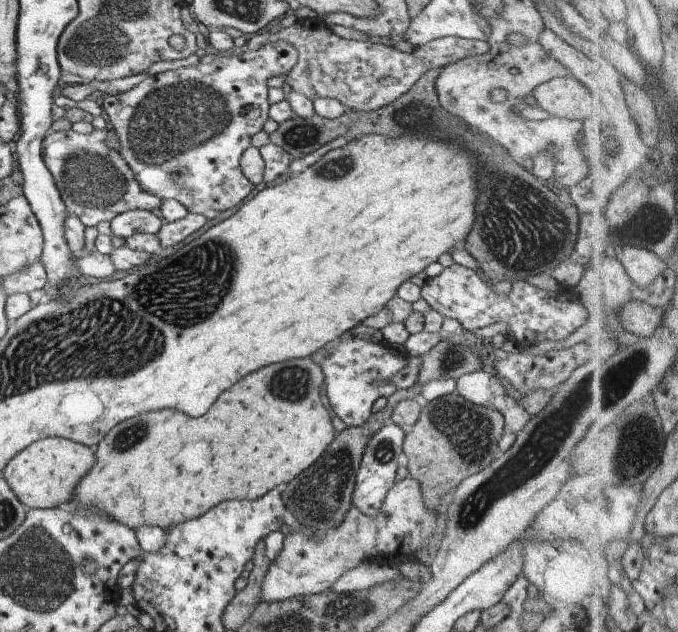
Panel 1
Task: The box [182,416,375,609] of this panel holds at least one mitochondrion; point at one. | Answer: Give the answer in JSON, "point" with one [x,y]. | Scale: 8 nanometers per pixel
{"point":[316,498]}

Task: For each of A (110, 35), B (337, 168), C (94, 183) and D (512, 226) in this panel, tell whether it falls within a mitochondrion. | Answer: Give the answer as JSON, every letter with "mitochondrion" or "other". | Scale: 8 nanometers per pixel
{"A":"mitochondrion","B":"mitochondrion","C":"mitochondrion","D":"mitochondrion"}

